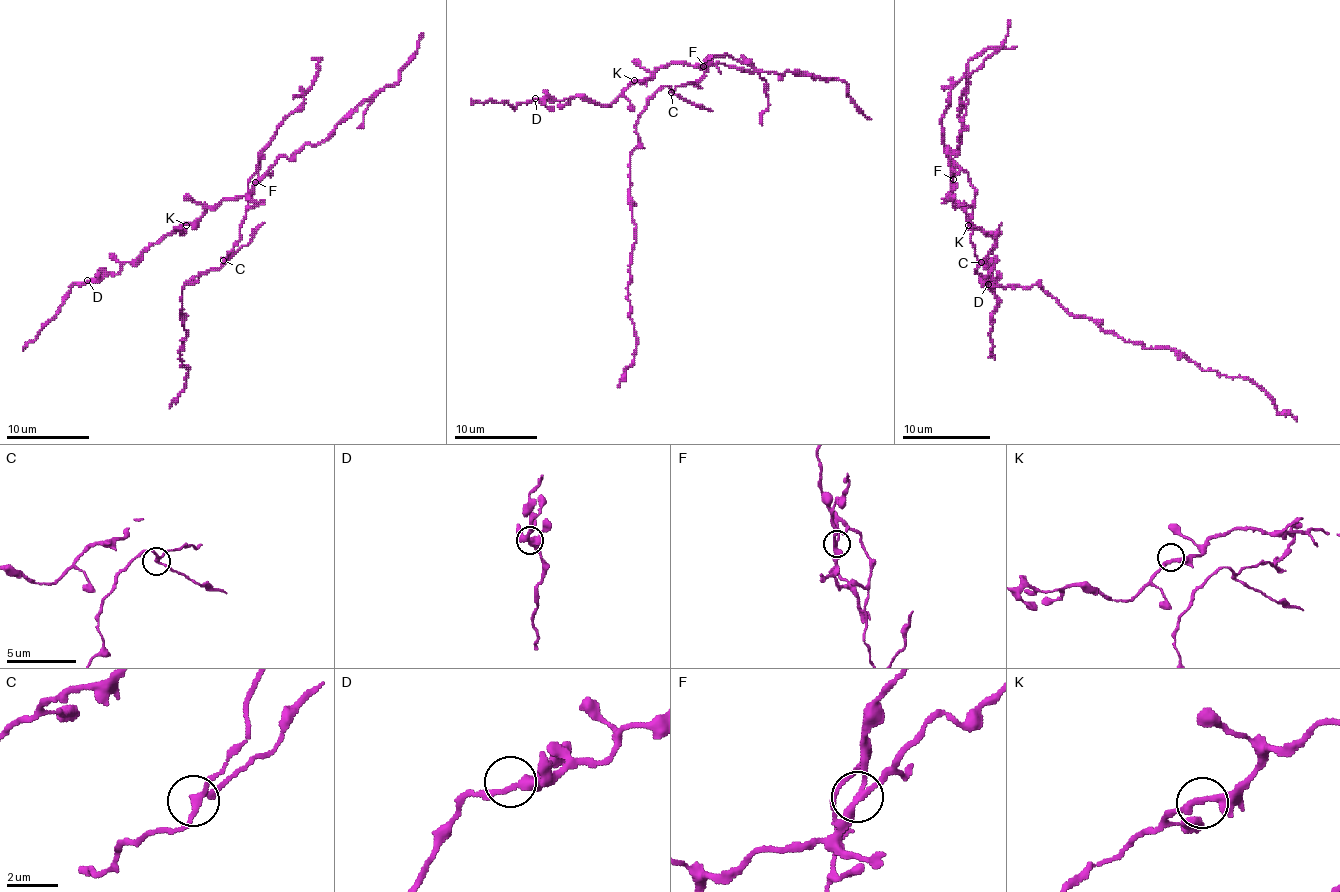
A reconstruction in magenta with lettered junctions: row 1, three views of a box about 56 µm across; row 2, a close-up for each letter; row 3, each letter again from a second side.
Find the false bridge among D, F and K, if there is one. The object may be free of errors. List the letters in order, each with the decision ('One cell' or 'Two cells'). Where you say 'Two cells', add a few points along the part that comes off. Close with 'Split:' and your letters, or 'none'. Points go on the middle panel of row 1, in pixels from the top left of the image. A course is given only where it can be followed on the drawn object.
D: One cell
F: Two cells. Course of the part to remove: (704, 65), (696, 86), (667, 86), (650, 98), (636, 125), (638, 146), (630, 156), (636, 346), (617, 387)
K: One cell
Split: F

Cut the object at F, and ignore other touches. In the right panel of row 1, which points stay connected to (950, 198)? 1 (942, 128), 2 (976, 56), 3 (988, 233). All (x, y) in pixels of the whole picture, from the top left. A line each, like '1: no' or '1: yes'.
1: no
2: no
3: yes

